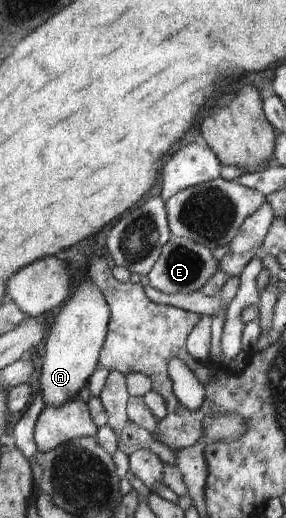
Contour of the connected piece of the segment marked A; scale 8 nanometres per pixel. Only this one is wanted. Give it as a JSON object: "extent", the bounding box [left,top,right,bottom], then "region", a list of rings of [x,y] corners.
{"extent":[37,278,109,409],"region":[[[87,278],[82,280],[82,284],[77,286],[68,303],[60,310],[58,316],[54,318],[54,324],[49,328],[50,333],[46,336],[41,351],[41,361],[37,375],[37,390],[42,397],[46,407],[59,409],[70,399],[74,399],[88,382],[92,372],[99,368],[99,354],[107,335],[109,323],[109,304],[103,299],[103,294],[94,286],[94,283]]]}

